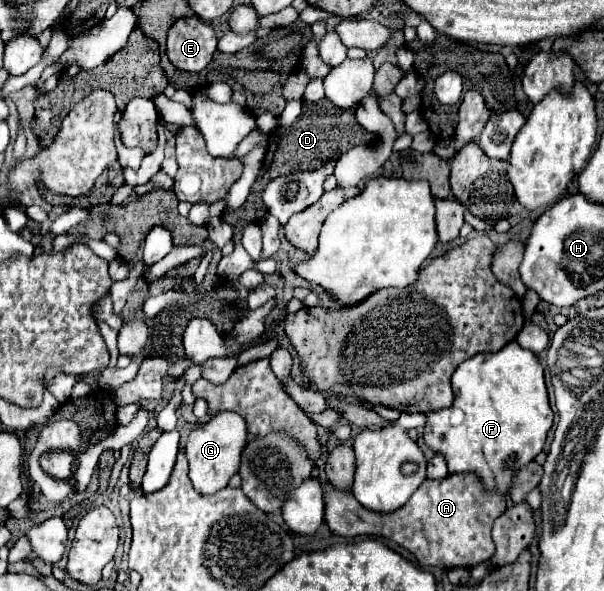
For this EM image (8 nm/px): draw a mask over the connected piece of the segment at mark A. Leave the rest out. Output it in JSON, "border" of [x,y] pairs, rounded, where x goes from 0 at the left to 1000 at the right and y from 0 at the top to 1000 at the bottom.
{"border":[[[743,804],[727,814],[704,810],[687,831],[687,841],[661,861],[661,868],[614,868],[601,861],[578,831],[555,827],[545,814],[531,817],[538,841],[538,885],[545,895],[568,909],[591,905],[627,905],[654,915],[657,922],[680,932],[697,959],[783,959],[796,949],[810,949],[820,936],[813,912],[813,892],[833,868],[833,841],[806,841],[800,821],[786,807]]]}

